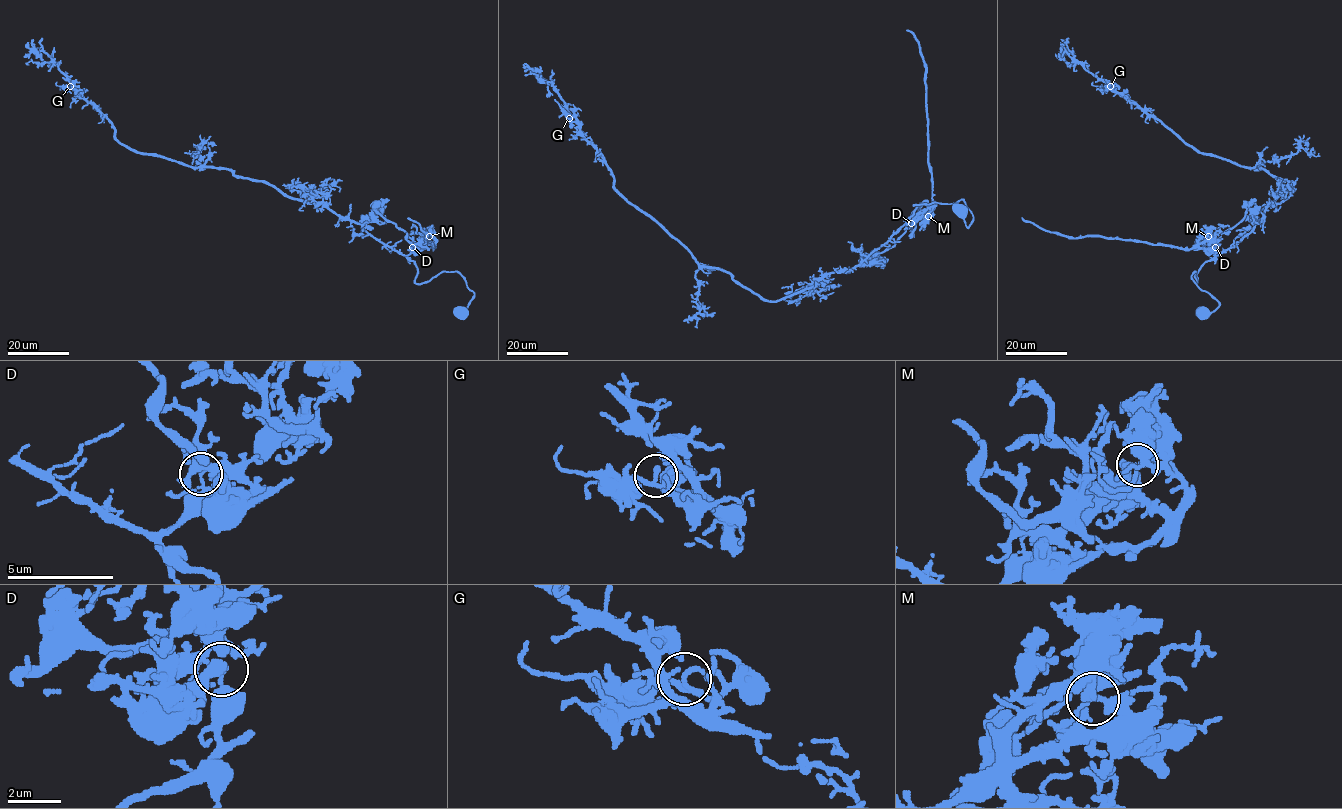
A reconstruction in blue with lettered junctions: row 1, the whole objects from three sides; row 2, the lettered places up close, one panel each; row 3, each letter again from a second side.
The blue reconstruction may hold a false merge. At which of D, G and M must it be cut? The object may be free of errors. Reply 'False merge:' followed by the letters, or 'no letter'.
False merge: D

